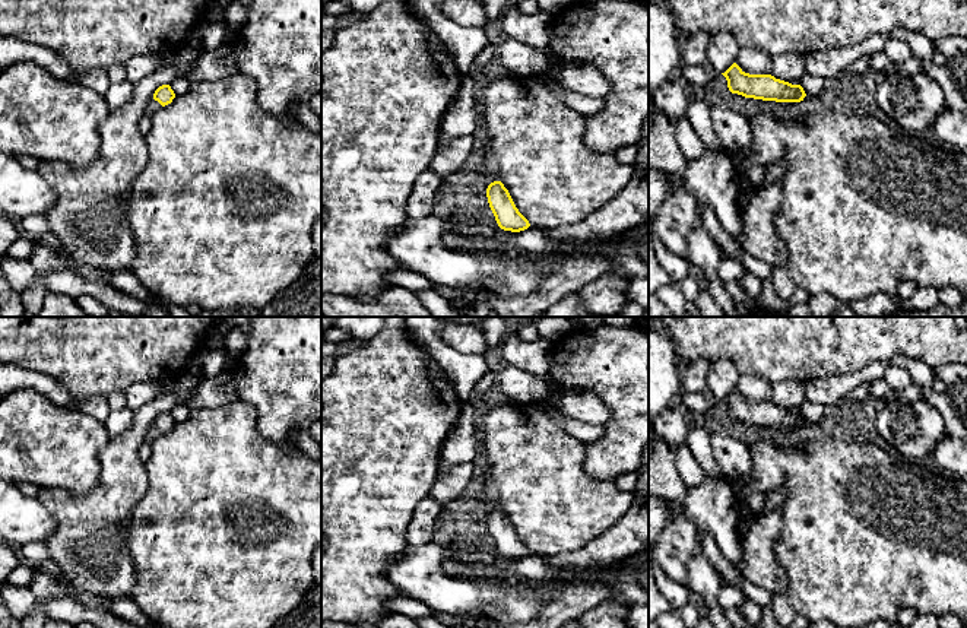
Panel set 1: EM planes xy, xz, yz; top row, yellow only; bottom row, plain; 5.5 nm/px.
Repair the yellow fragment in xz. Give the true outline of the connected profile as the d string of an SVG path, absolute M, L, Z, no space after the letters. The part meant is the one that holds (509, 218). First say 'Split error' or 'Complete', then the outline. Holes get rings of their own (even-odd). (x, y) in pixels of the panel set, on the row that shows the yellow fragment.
Complete. M494 181L488 185L486 197L501 229L520 232L530 226L529 221L516 207L508 190L501 181Z

